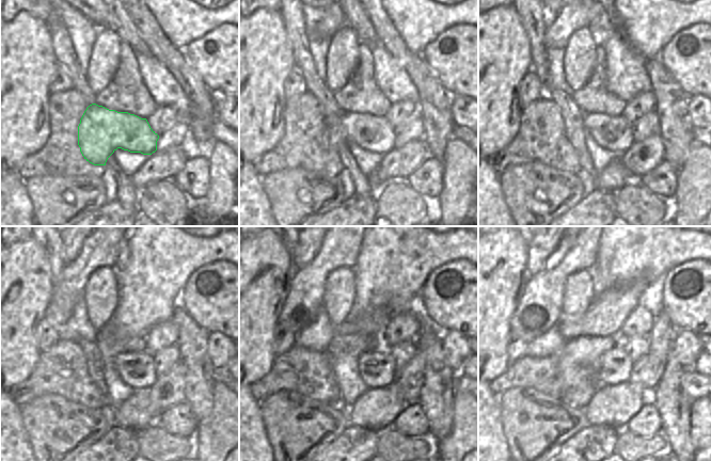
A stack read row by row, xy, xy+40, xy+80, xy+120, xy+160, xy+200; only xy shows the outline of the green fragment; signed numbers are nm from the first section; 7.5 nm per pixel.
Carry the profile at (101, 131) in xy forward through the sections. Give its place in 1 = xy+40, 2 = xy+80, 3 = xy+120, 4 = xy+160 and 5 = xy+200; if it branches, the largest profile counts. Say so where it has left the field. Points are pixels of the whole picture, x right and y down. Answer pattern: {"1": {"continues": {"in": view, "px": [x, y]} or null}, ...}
{"1": {"continues": {"in": "xy+40", "px": [374, 133]}}, "2": {"continues": {"in": "xy+80", "px": [615, 133]}}, "3": {"continues": {"in": "xy+120", "px": [137, 369]}}, "4": {"continues": {"in": "xy+160", "px": [376, 366]}}, "5": {"continues": {"in": "xy+200", "px": [614, 367]}}}

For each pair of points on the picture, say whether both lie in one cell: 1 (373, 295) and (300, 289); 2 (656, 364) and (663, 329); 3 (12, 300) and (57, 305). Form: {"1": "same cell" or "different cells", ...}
{"1": "different cells", "2": "same cell", "3": "different cells"}

